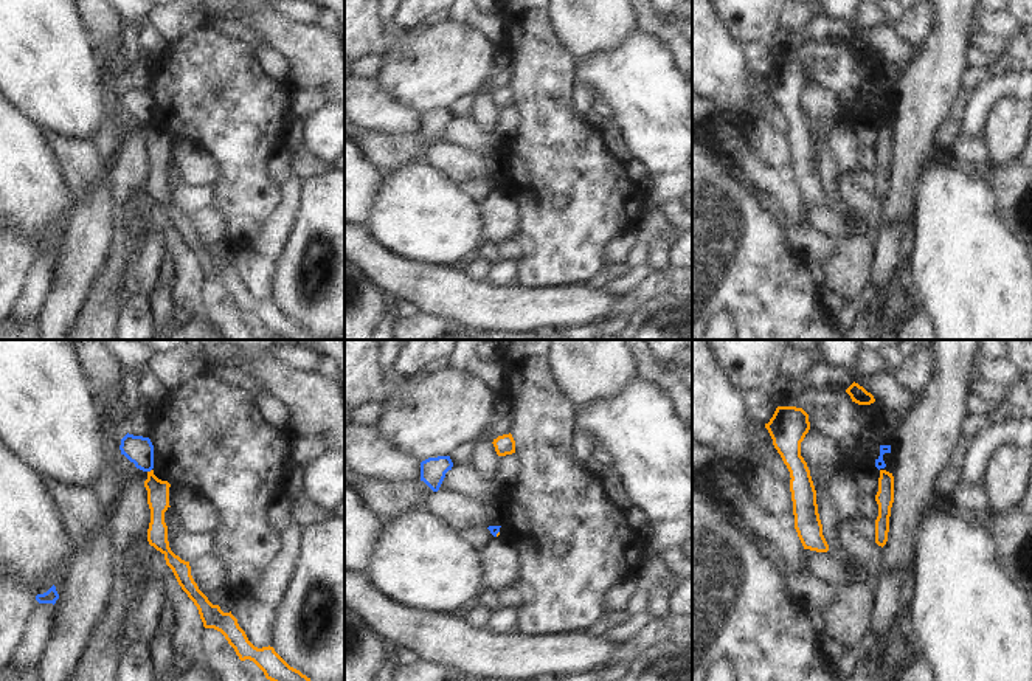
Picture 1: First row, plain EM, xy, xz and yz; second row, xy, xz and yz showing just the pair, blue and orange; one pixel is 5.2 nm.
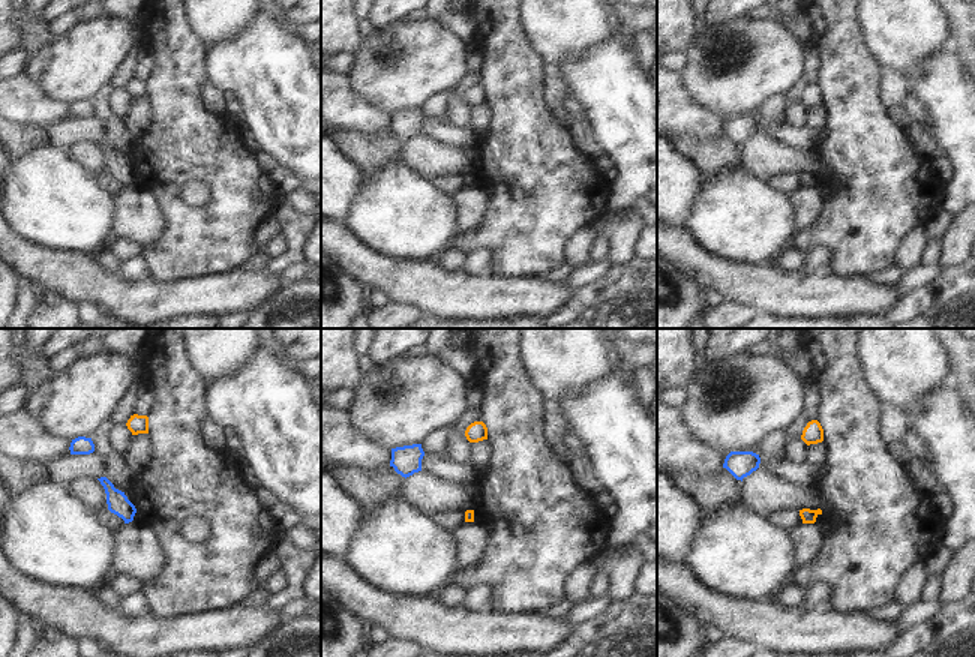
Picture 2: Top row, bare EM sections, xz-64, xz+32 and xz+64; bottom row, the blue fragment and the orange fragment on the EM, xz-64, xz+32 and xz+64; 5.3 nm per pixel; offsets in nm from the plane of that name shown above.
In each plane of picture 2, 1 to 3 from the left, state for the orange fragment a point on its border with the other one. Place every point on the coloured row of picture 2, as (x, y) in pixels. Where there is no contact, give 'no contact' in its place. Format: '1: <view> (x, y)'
1: no contact
2: no contact
3: no contact

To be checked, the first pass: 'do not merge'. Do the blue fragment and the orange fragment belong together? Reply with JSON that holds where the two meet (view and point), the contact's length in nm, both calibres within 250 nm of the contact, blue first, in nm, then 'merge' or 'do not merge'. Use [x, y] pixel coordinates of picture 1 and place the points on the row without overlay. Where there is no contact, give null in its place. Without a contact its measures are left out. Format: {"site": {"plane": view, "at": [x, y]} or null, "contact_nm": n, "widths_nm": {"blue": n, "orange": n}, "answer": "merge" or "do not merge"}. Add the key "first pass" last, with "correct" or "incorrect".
{"site": {"plane": "xy", "at": [149, 123]}, "contact_nm": 30, "widths_nm": {"blue": 140, "orange": 110}, "answer": "do not merge", "first pass": "correct"}

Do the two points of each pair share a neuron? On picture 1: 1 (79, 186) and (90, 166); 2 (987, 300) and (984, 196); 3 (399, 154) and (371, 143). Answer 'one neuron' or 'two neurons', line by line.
1: one neuron
2: one neuron
3: one neuron

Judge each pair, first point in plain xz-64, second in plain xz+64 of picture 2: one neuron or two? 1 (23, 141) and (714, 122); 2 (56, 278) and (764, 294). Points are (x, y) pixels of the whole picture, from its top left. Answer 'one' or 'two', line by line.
1: two
2: one

